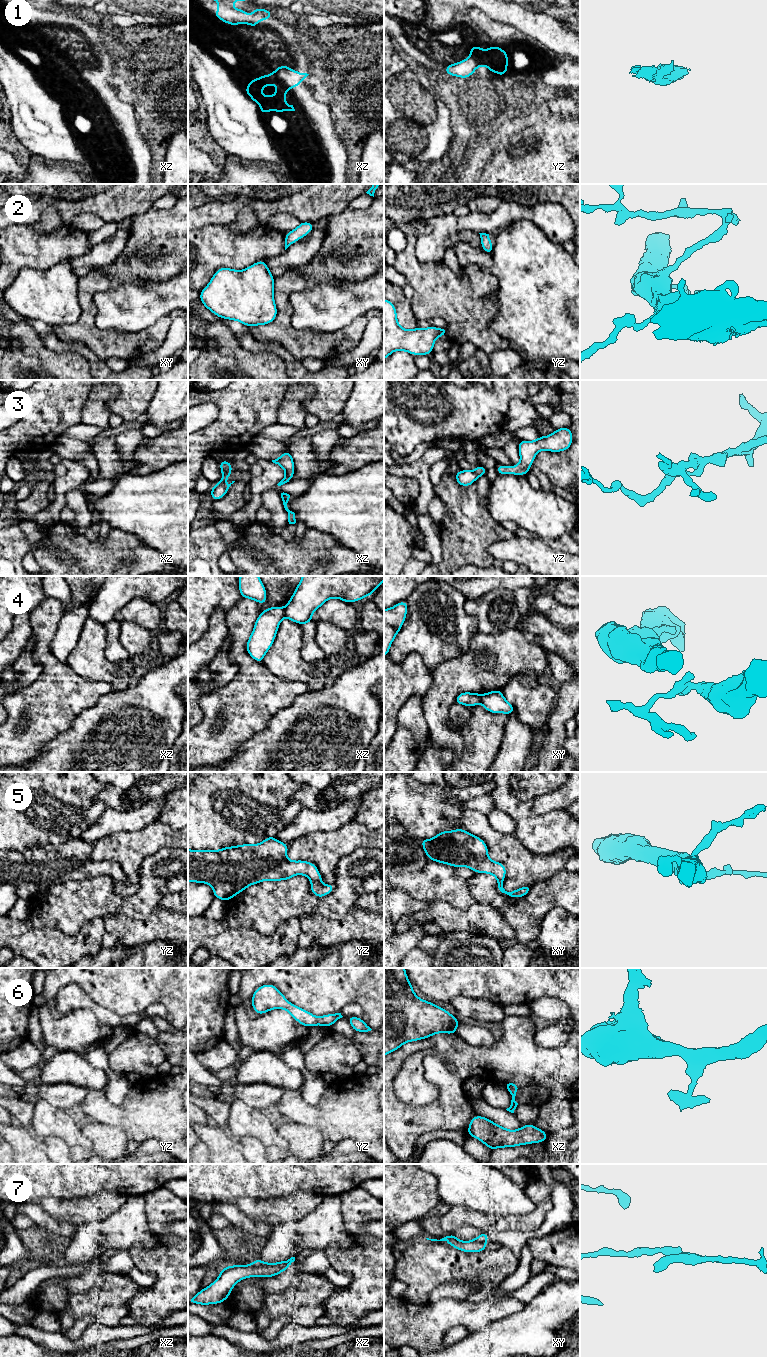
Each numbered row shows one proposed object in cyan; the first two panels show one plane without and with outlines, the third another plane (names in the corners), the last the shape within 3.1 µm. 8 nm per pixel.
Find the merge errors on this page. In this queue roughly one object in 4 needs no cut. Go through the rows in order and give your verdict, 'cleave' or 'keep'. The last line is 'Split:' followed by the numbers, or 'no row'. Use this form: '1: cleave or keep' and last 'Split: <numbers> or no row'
1: cleave
2: keep
3: keep
4: cleave
5: keep
6: keep
7: cleave
Split: 1, 4, 7

